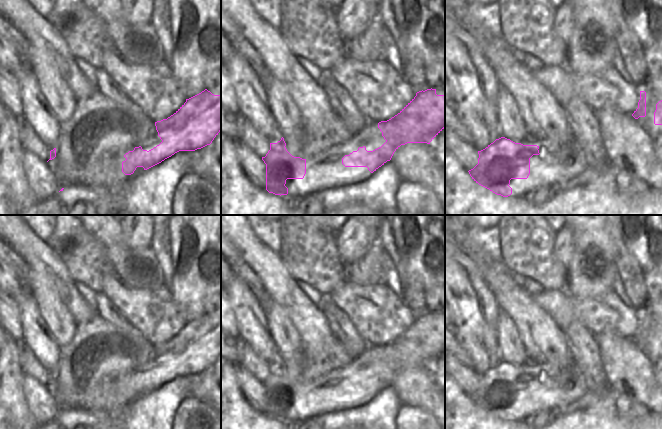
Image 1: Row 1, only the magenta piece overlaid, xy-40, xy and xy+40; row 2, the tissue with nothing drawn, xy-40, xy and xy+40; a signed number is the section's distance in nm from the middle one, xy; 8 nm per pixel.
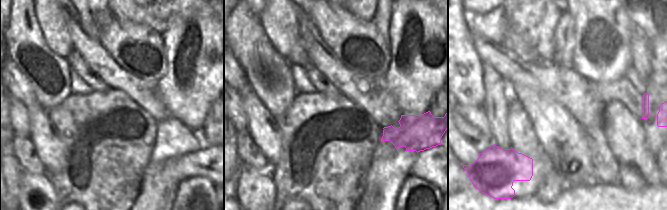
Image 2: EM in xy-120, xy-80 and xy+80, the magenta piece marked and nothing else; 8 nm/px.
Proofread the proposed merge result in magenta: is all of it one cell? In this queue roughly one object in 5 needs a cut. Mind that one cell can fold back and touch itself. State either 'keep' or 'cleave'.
keep

